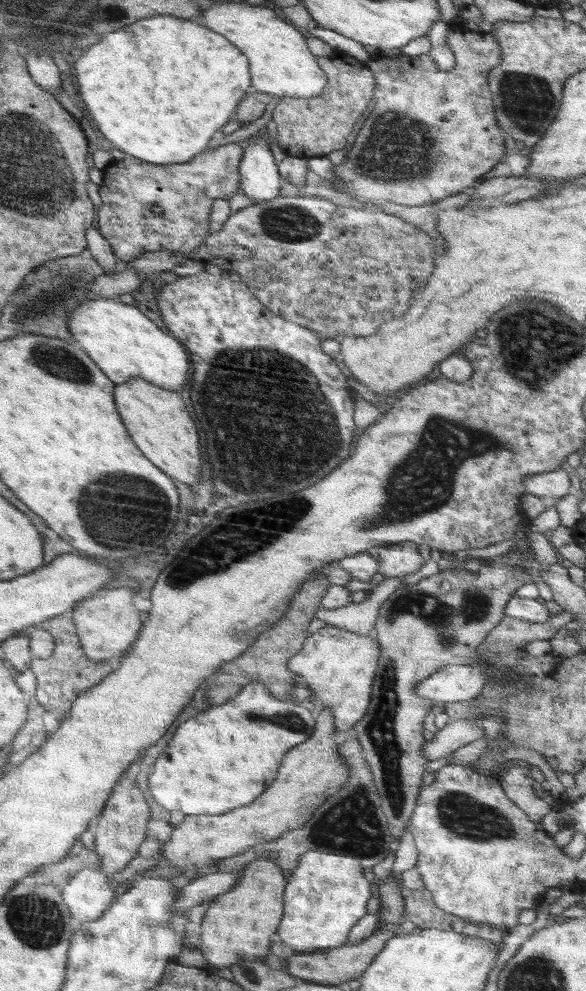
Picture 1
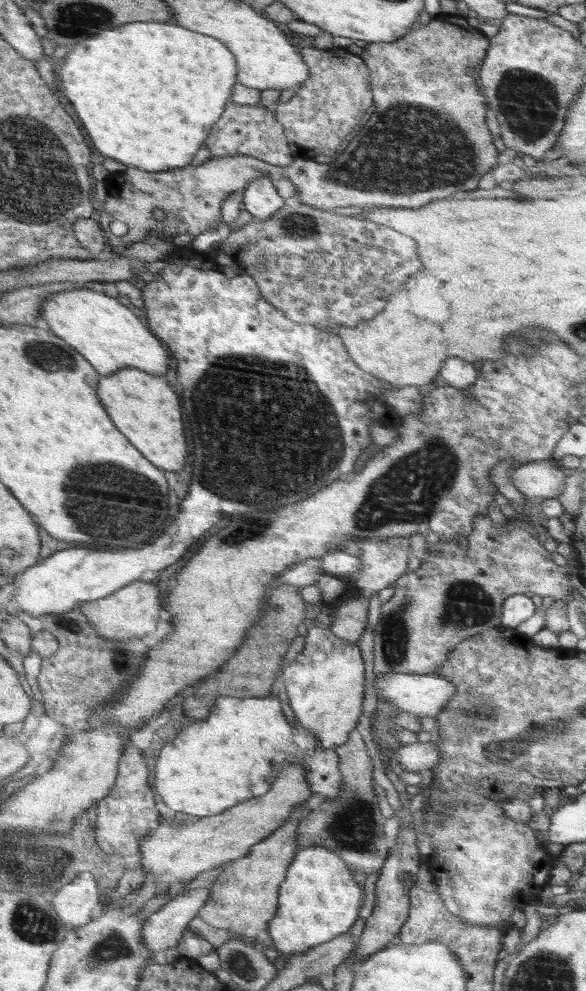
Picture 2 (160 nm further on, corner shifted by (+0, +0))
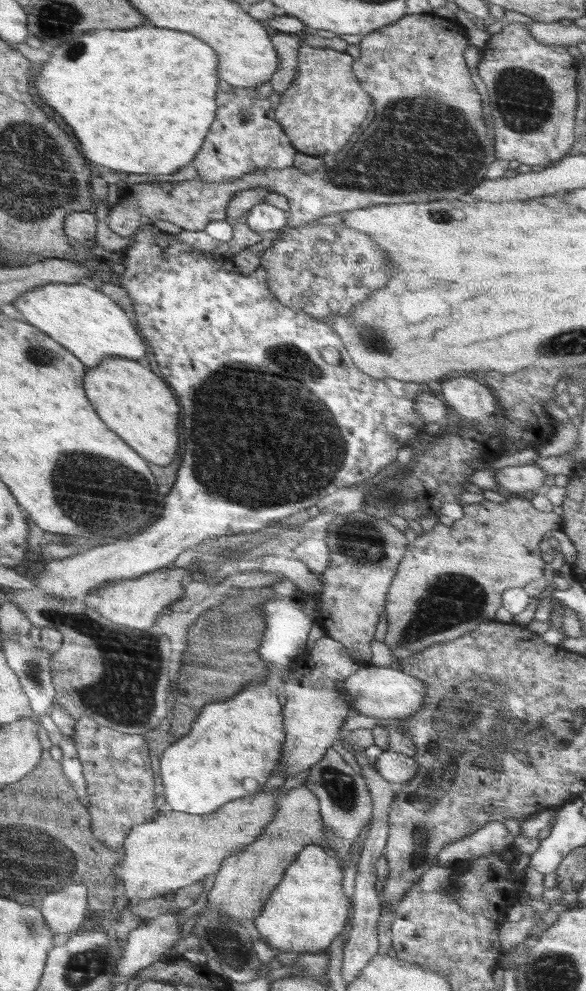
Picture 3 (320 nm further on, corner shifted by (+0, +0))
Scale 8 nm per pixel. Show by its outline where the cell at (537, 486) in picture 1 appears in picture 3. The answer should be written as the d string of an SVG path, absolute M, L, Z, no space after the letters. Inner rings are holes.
M533 463L505 466L495 470L494 480L511 493L545 491L544 480L548 475Z

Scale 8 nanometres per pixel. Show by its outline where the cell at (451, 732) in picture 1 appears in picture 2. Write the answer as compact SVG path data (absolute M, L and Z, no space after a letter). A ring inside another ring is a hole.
M434 737L428 743L416 742L402 745L393 752L392 760L396 761L406 772L427 774L438 762L438 740Z

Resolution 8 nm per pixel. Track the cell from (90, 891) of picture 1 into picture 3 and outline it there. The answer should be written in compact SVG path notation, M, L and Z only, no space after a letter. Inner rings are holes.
M82 882L74 883L62 890L45 895L38 909L54 934L74 934L84 924L86 914L86 889Z

